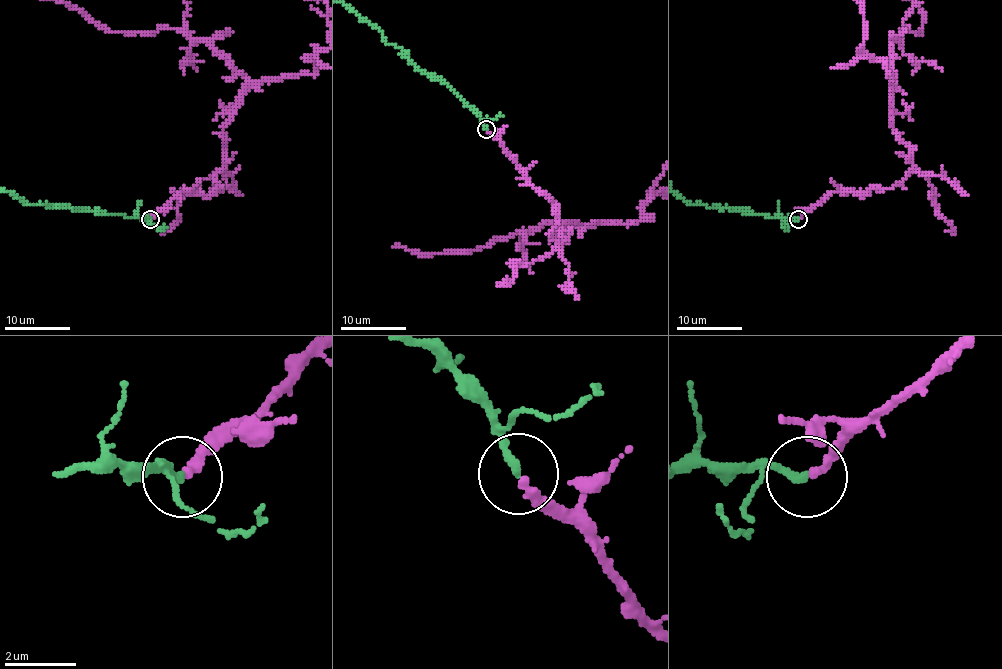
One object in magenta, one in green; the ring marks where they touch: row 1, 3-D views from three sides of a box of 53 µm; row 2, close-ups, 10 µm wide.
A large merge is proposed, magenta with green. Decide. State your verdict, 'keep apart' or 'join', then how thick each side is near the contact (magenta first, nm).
join; 240 nm thick on the magenta side, 220 nm on the other

